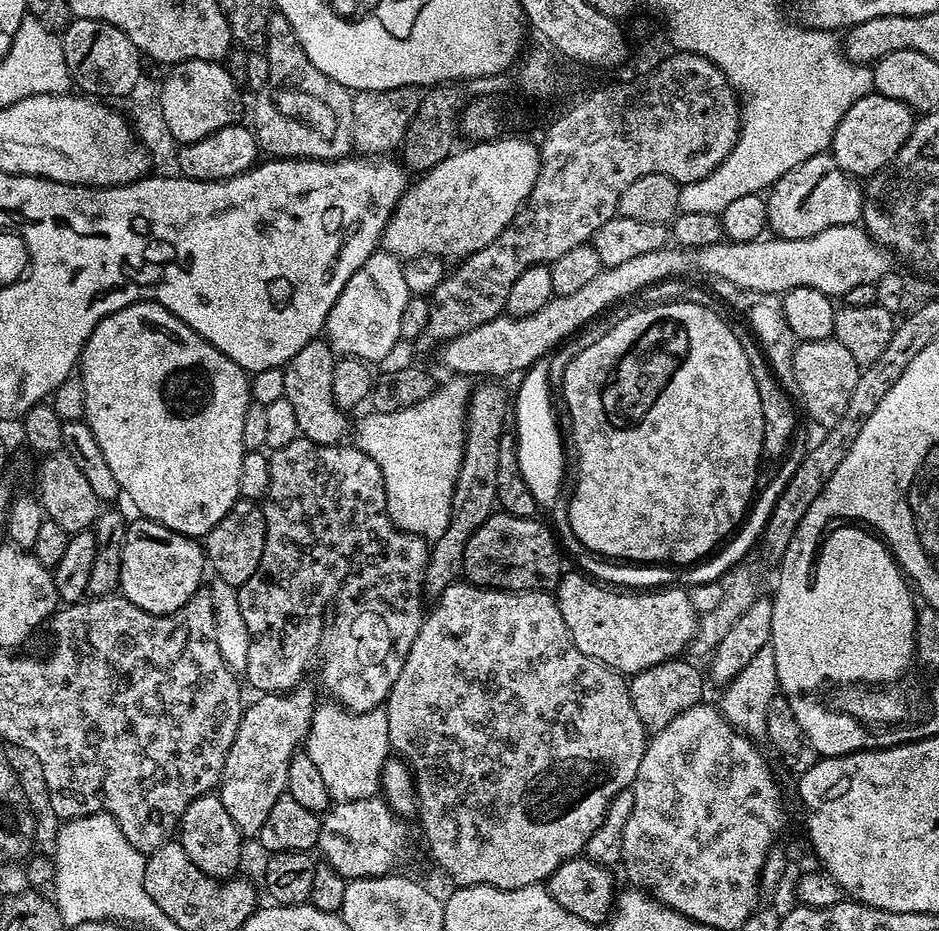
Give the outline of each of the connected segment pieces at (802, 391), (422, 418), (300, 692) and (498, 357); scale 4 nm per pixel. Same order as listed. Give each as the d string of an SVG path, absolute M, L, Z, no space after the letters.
M835 338L831 340L801 340L797 343L796 349L794 350L794 382L796 383L796 387L794 389L795 395L798 397L800 395L799 403L802 405L804 403L804 408L808 411L808 416L813 420L816 424L821 424L821 429L827 430L832 428L839 420L842 418L842 414L846 414L846 406L850 402L850 397L854 395L854 386L858 386L858 378L861 374L861 367L858 362L854 362L854 357L846 351L846 346L842 346L842 342L838 342Z
M450 378L439 385L425 401L410 406L409 409L396 413L378 413L366 411L360 421L355 421L355 447L361 448L374 462L378 462L378 470L384 475L386 486L386 506L392 523L403 532L415 536L423 536L431 542L442 538L442 530L450 522L450 506L454 486L458 478L458 470L464 453L464 418L468 414L468 397L472 394L473 385L464 378Z
M297 686L290 692L270 692L257 695L253 704L249 703L240 718L238 734L234 734L234 742L230 746L230 754L226 754L226 766L224 776L220 780L218 795L222 806L226 806L226 814L234 822L234 826L240 831L241 837L259 837L262 830L262 822L270 814L270 806L278 802L280 796L288 790L288 771L292 755L307 741L308 731L312 725L312 715L317 710L318 699L305 686Z
M665 246L658 250L650 250L650 254L641 254L638 258L630 258L622 262L622 266L613 268L601 267L600 273L582 290L574 294L553 297L546 307L536 312L538 328L542 324L542 332L538 336L522 336L517 317L499 316L482 326L447 341L442 352L442 362L458 376L484 374L486 378L505 378L514 371L528 370L538 359L547 357L565 340L574 336L585 324L589 324L598 314L609 311L613 306L627 301L627 296L664 280L667 276L680 276L692 264L693 253L679 246Z

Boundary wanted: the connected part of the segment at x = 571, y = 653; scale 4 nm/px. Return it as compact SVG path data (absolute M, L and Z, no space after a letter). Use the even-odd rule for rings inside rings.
M457 582L446 586L433 604L436 605L433 608L431 605L420 623L418 638L414 638L414 646L410 646L410 654L406 654L402 674L398 674L398 682L394 682L386 701L390 748L411 767L412 778L416 782L416 812L420 816L420 828L424 831L428 852L456 886L489 884L492 888L525 888L528 884L547 881L562 862L577 859L583 853L586 842L590 842L590 834L602 826L612 799L622 794L622 790L631 788L638 774L638 766L642 766L642 754L648 748L650 736L644 731L638 710L634 710L634 702L630 702L628 680L621 673L578 650L566 626L566 618L562 618L562 610L551 591L506 592L480 588L471 582ZM454 628L460 628L460 708L454 708L456 704L448 680L444 684L444 656L440 656L440 652L444 654L448 652L448 646L452 646L450 642L454 640L450 638Z

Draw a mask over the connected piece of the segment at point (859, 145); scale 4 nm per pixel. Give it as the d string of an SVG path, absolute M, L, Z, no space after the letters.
M869 94L862 97L838 122L834 130L830 154L834 162L853 178L871 178L883 170L898 154L898 150L906 142L912 132L914 113L902 102L894 98L886 98L879 94Z

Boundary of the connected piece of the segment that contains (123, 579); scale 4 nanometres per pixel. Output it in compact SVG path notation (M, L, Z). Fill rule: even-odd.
M136 518L128 524L122 550L119 591L134 606L155 616L178 610L195 592L201 591L200 579L206 572L203 547L193 537L183 536L153 520Z

